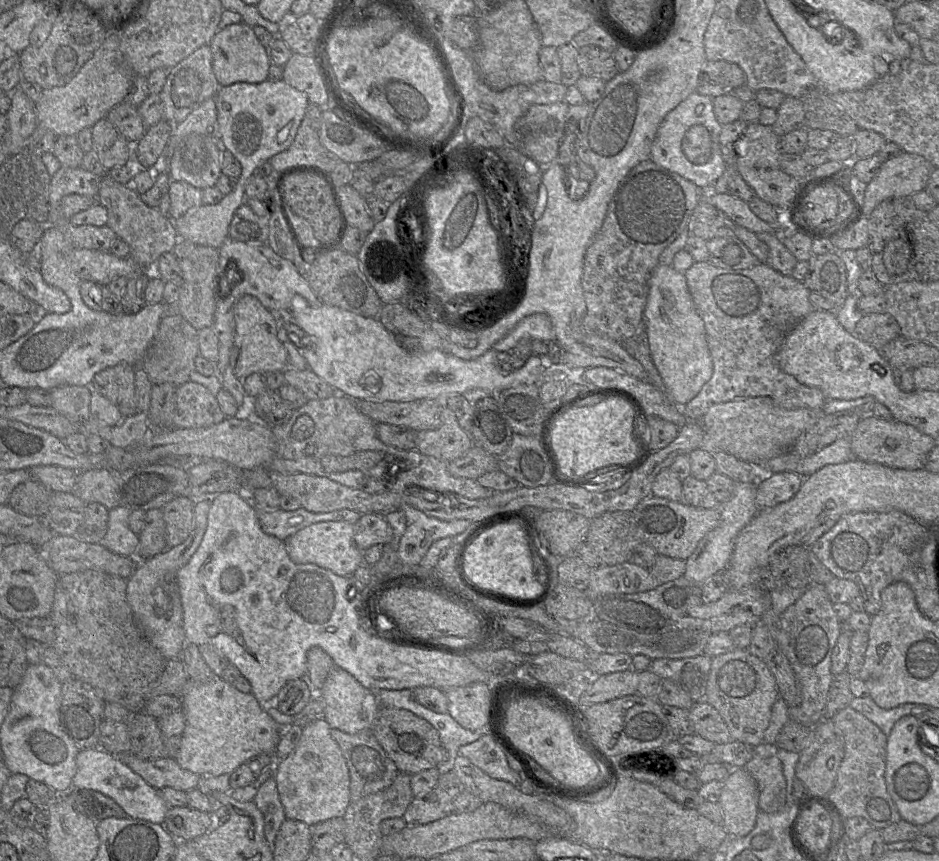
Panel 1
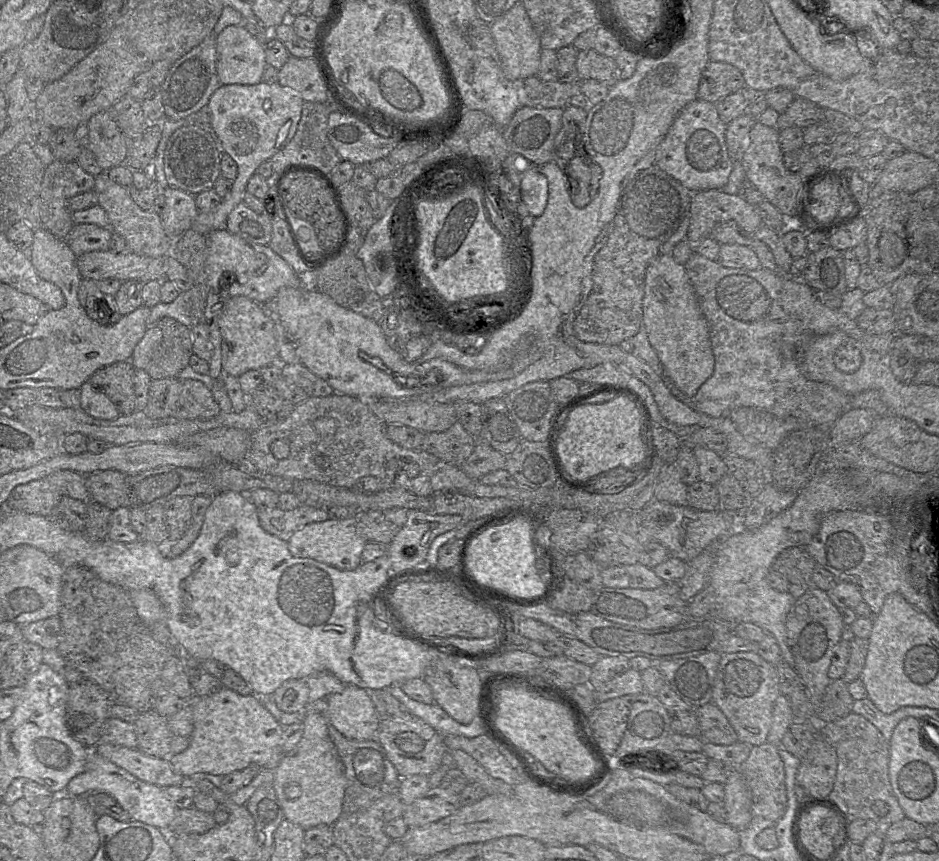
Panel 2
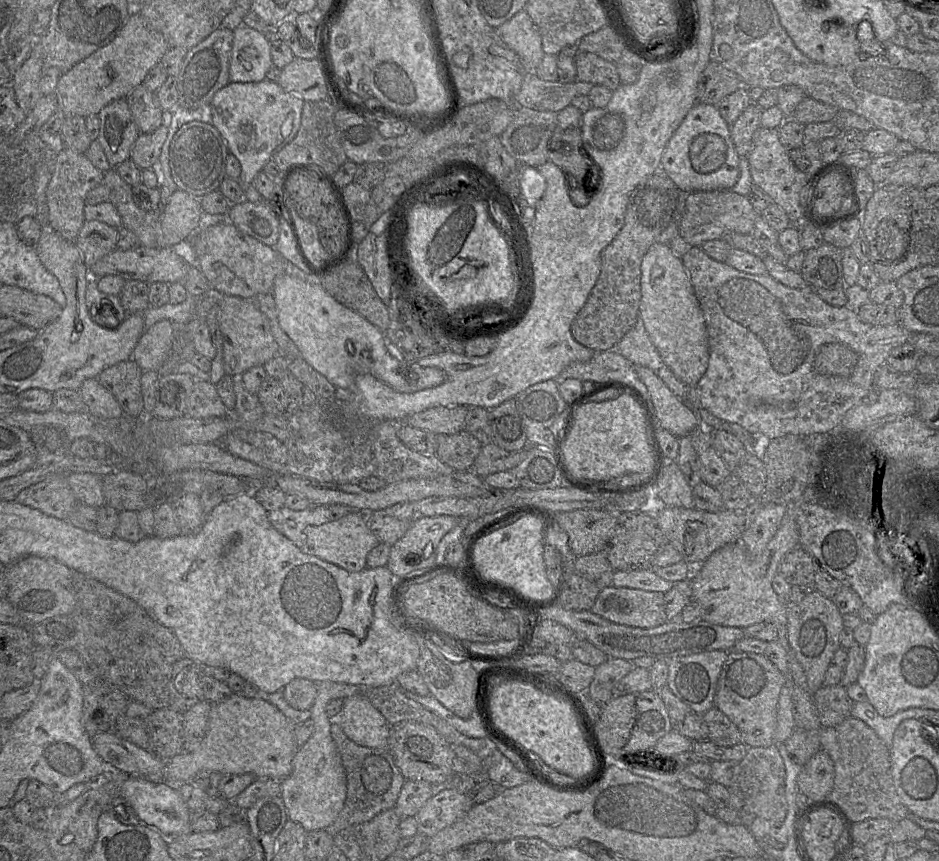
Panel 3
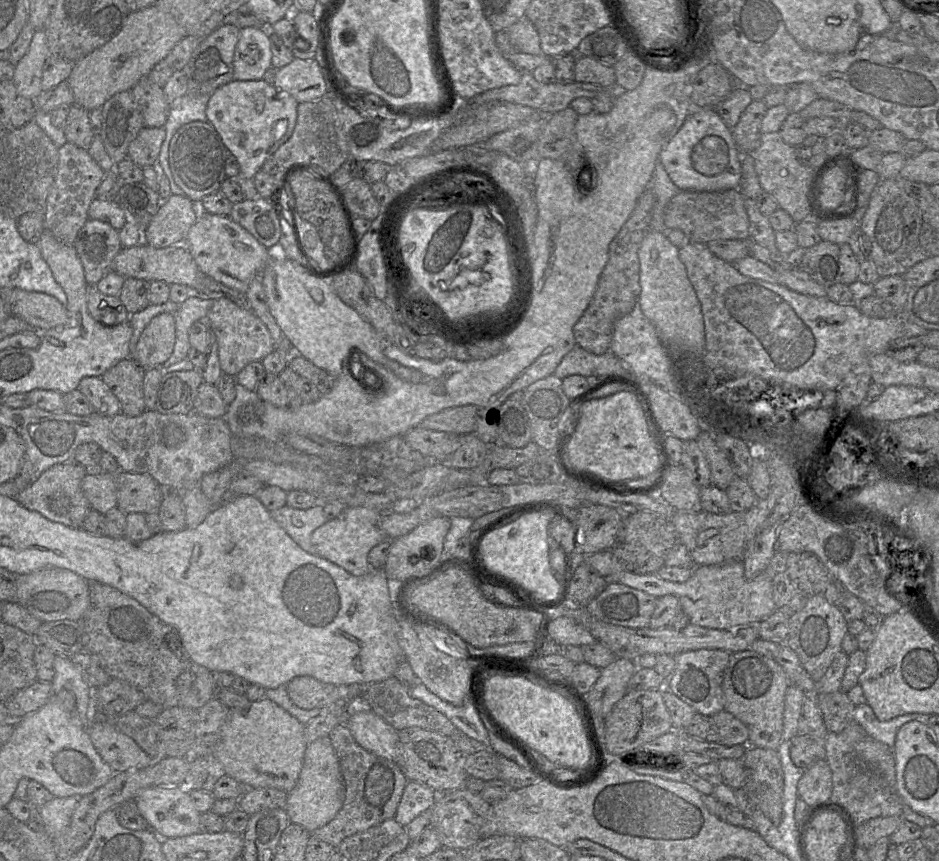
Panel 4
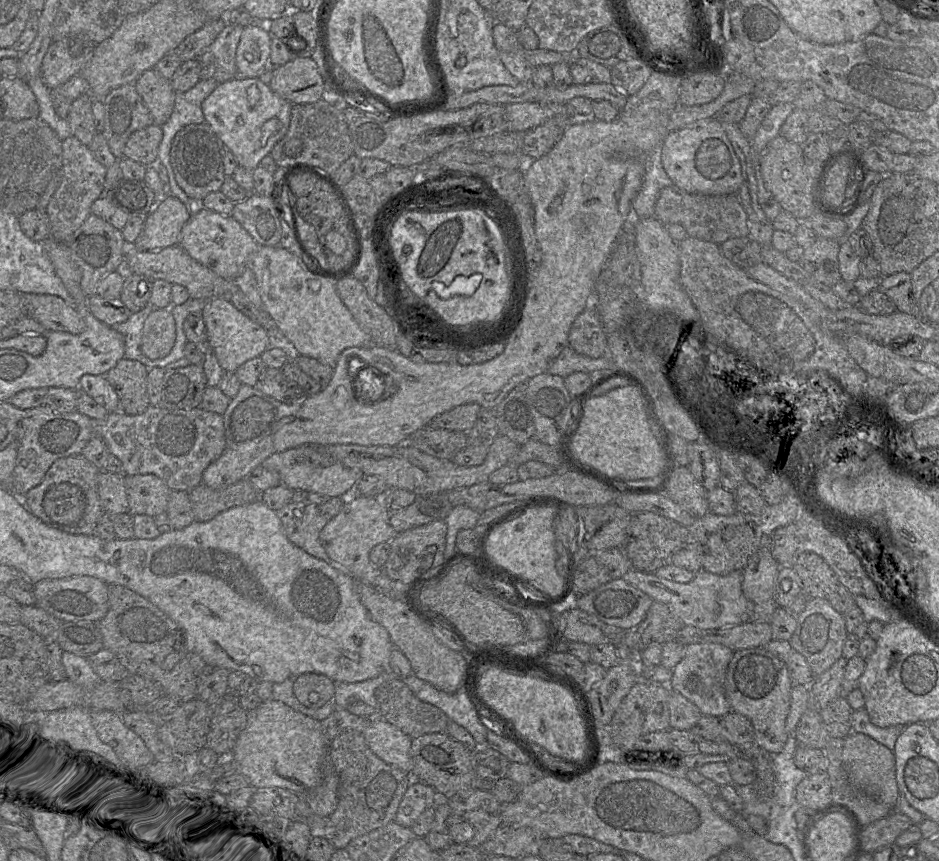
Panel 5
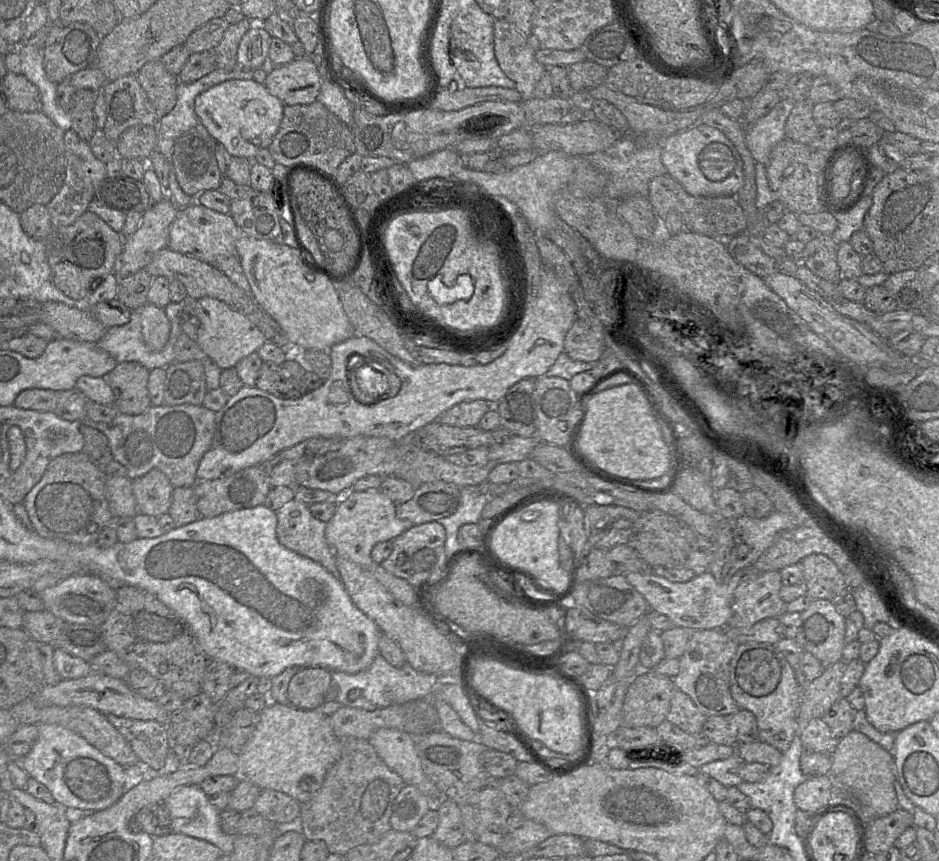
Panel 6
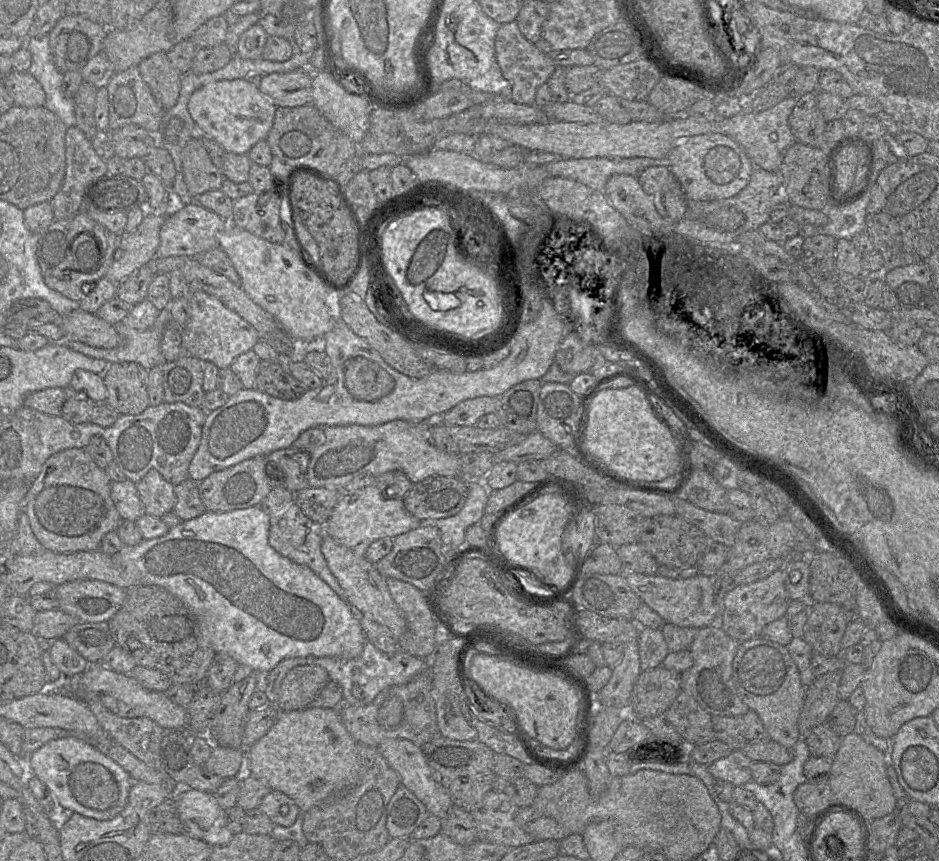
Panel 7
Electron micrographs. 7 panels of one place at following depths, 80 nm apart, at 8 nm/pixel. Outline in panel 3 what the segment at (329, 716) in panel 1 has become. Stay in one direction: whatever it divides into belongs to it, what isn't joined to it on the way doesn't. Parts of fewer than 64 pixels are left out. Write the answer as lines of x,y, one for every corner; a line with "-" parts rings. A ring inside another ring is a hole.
364,695
344,700
337,720
345,735
360,746
388,749
390,725

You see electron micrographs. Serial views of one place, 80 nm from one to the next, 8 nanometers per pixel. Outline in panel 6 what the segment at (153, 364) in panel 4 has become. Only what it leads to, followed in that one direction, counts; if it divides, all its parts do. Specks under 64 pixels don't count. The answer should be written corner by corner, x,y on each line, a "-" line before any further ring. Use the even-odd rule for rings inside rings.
149,302
145,304
141,312
141,327
148,349
160,351
165,347
171,328
164,309

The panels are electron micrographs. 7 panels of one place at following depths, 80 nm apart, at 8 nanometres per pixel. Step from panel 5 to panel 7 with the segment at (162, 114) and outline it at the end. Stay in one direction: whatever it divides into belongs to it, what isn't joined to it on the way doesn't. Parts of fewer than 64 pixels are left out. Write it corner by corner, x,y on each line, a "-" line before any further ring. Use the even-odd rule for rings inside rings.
157,52
138,65
144,82
164,110
176,105
180,94
182,74
171,64
167,54

